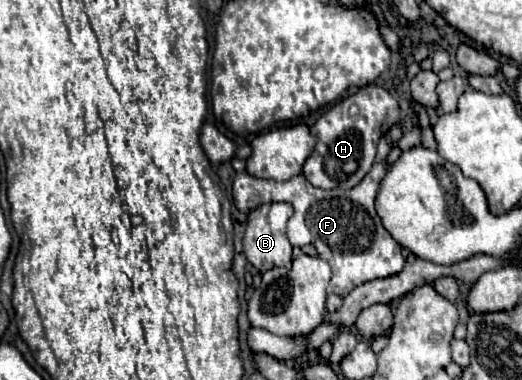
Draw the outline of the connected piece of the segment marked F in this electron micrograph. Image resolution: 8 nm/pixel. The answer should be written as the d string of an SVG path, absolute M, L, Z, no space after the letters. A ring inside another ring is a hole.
M382 138L378 144L378 156L372 170L364 176L364 180L354 186L350 192L342 190L322 190L314 188L302 174L286 180L260 180L250 176L248 172L236 174L234 180L234 204L240 212L250 212L264 202L286 202L294 208L292 218L288 220L288 240L292 246L312 244L318 250L318 256L326 260L332 268L332 280L328 284L328 292L334 292L346 298L356 286L398 274L404 266L404 258L400 254L400 244L384 230L376 210L374 198L382 176L386 174L384 158L390 150L390 144Z

